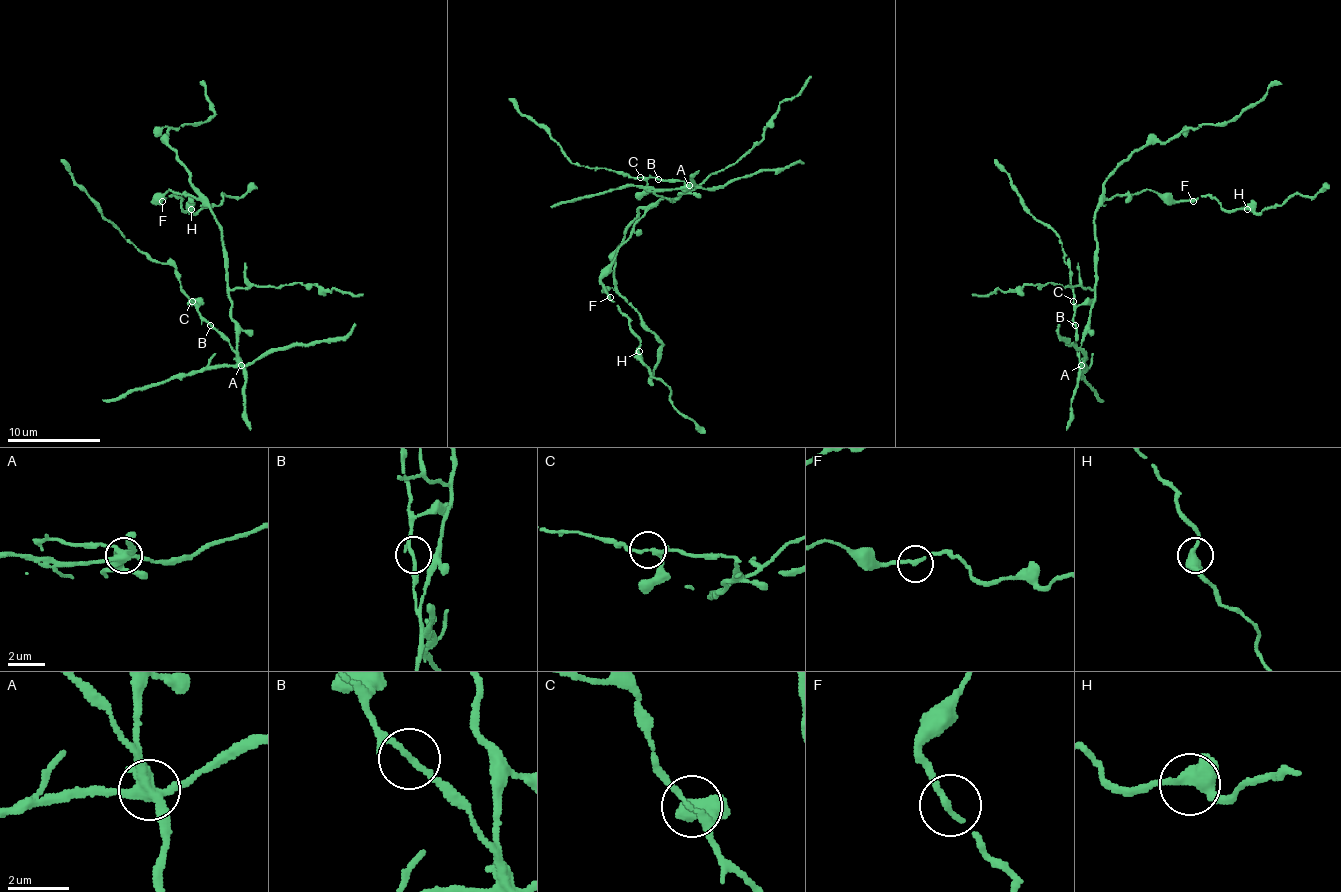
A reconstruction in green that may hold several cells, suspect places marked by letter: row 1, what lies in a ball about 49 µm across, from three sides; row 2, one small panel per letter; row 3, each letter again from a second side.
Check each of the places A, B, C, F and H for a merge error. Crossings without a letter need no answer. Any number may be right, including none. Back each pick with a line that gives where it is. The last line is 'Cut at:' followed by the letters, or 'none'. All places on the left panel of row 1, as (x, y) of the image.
A: at (241, 365)
Cut at: A

